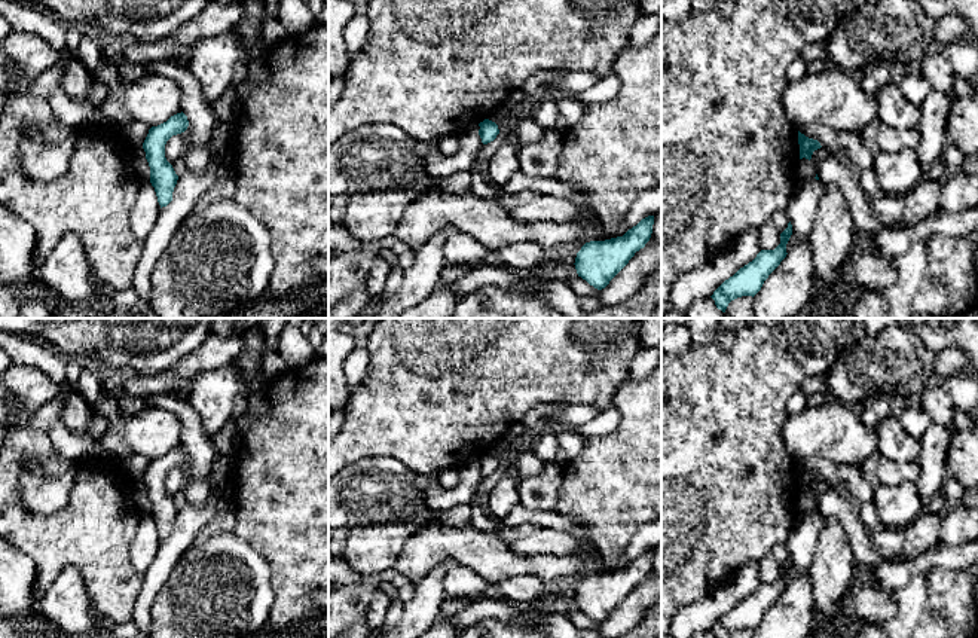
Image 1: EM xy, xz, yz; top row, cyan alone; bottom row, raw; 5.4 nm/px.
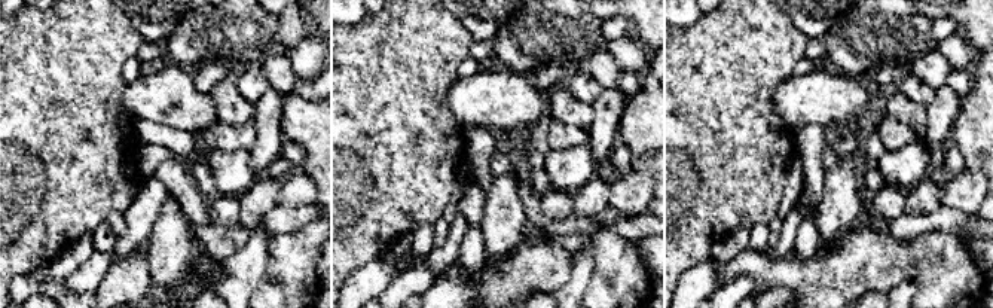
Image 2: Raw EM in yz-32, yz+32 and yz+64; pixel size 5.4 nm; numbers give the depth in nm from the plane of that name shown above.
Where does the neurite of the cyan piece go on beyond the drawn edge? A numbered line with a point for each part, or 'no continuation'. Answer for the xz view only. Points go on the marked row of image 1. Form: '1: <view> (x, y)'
no continuation

